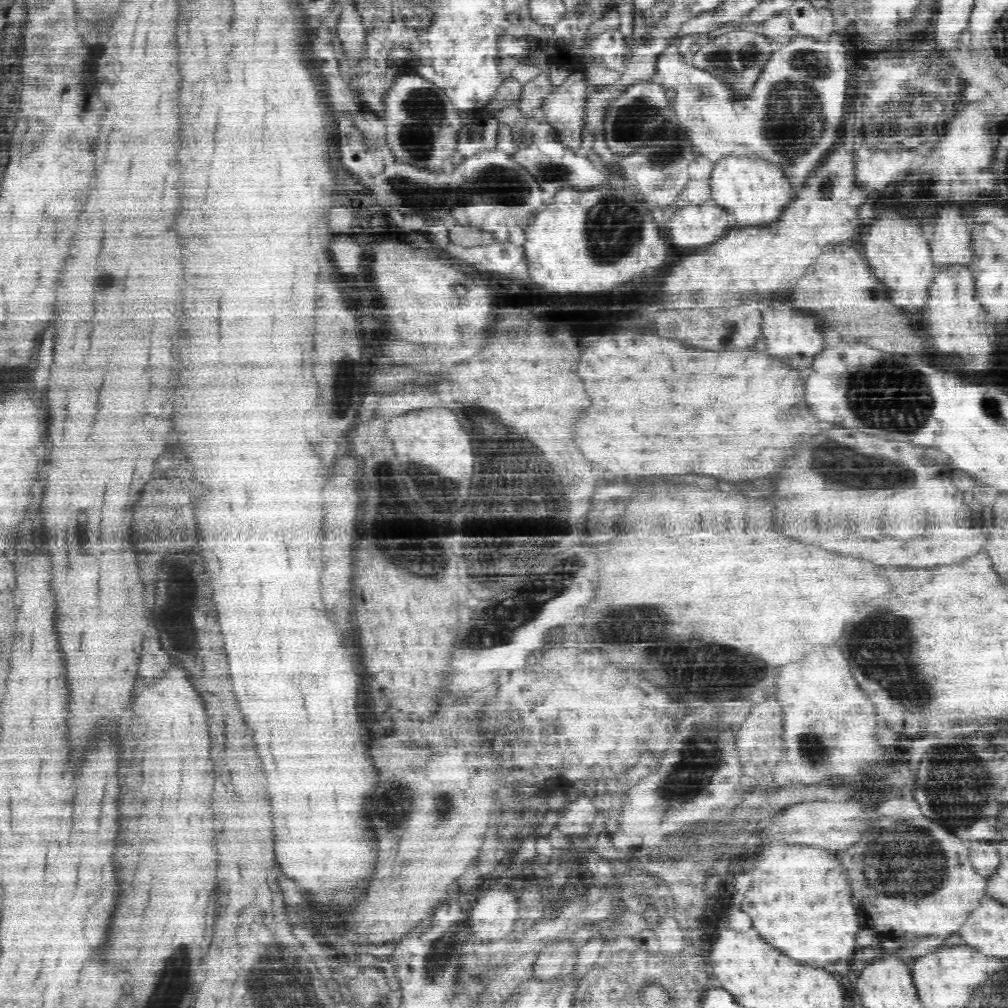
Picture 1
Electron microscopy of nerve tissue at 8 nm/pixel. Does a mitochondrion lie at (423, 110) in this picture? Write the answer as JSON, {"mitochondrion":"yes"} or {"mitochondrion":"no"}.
{"mitochondrion":"yes"}

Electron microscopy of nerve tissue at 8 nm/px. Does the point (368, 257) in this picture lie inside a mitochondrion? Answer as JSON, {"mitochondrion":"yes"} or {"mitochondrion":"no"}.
{"mitochondrion":"no"}

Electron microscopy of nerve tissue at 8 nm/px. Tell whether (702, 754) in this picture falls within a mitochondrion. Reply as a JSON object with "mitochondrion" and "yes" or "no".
{"mitochondrion":"yes"}

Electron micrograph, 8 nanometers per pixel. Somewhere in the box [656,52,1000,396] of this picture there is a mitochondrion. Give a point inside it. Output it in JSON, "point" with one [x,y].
{"point":[917,97]}

